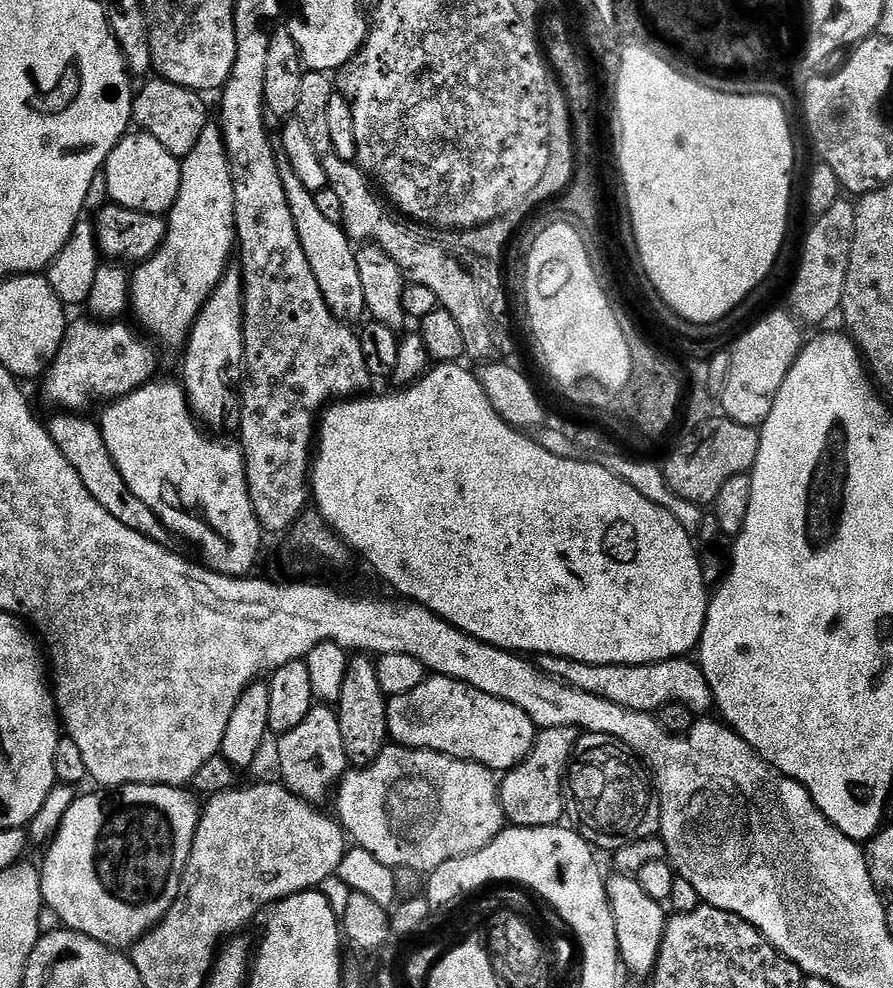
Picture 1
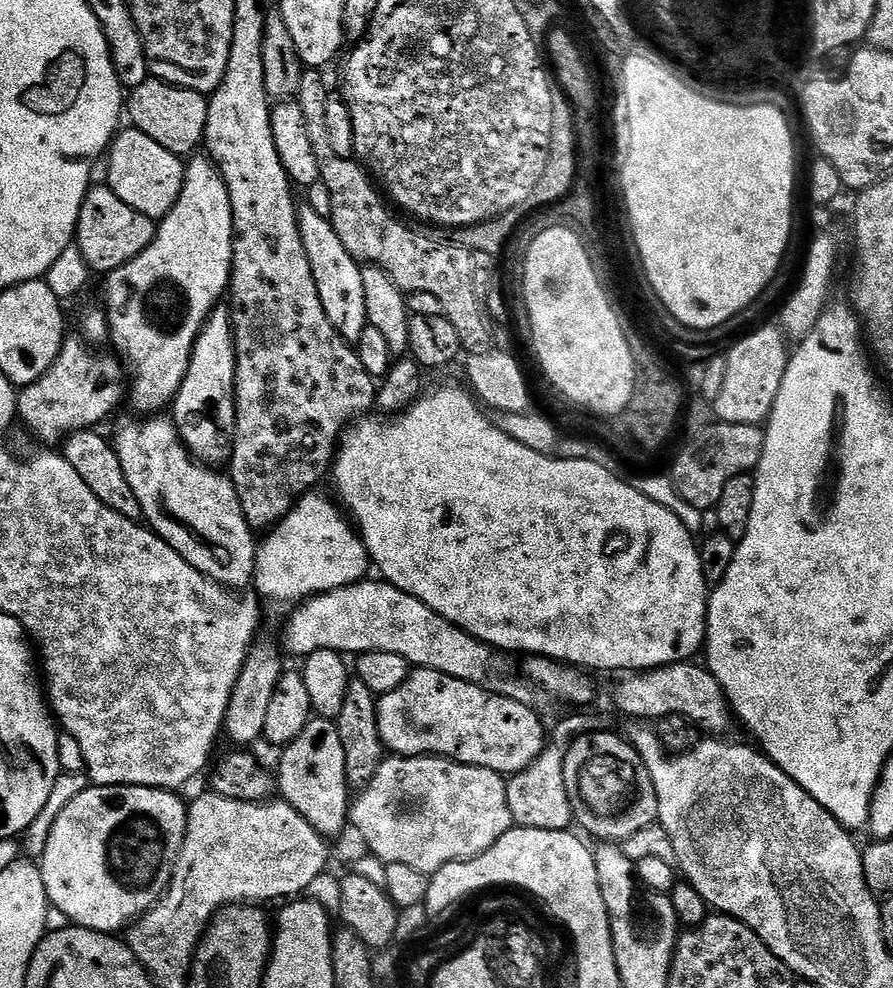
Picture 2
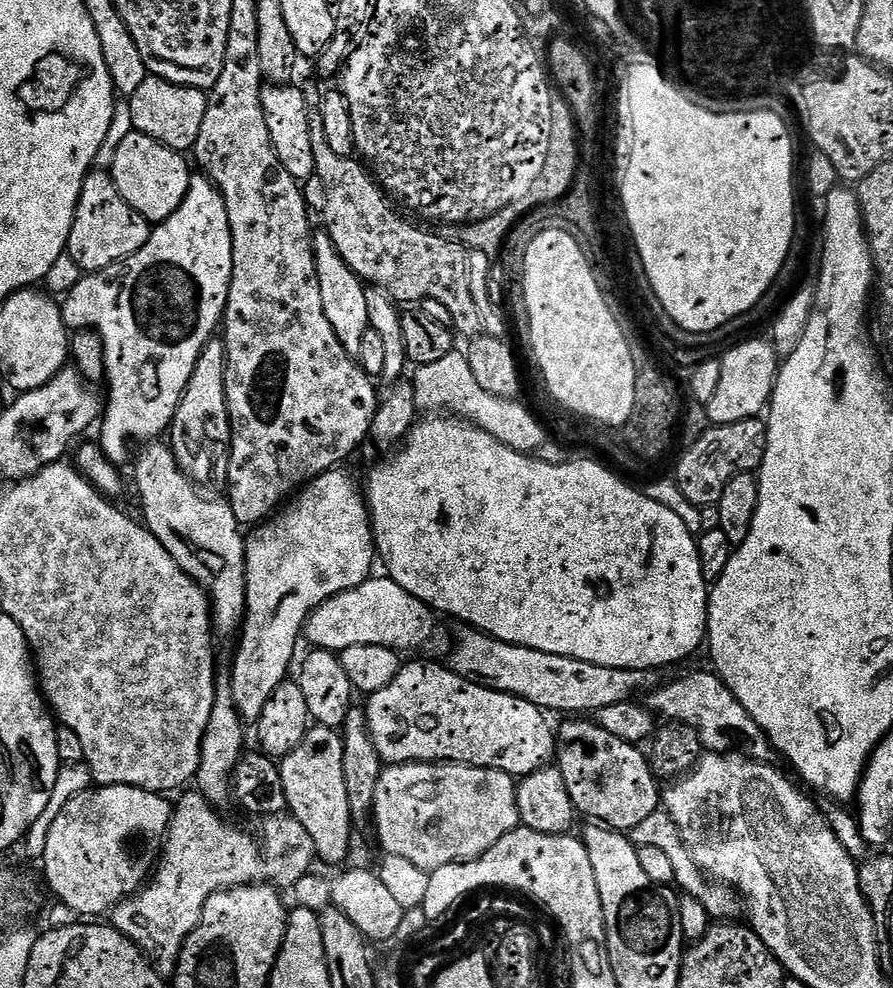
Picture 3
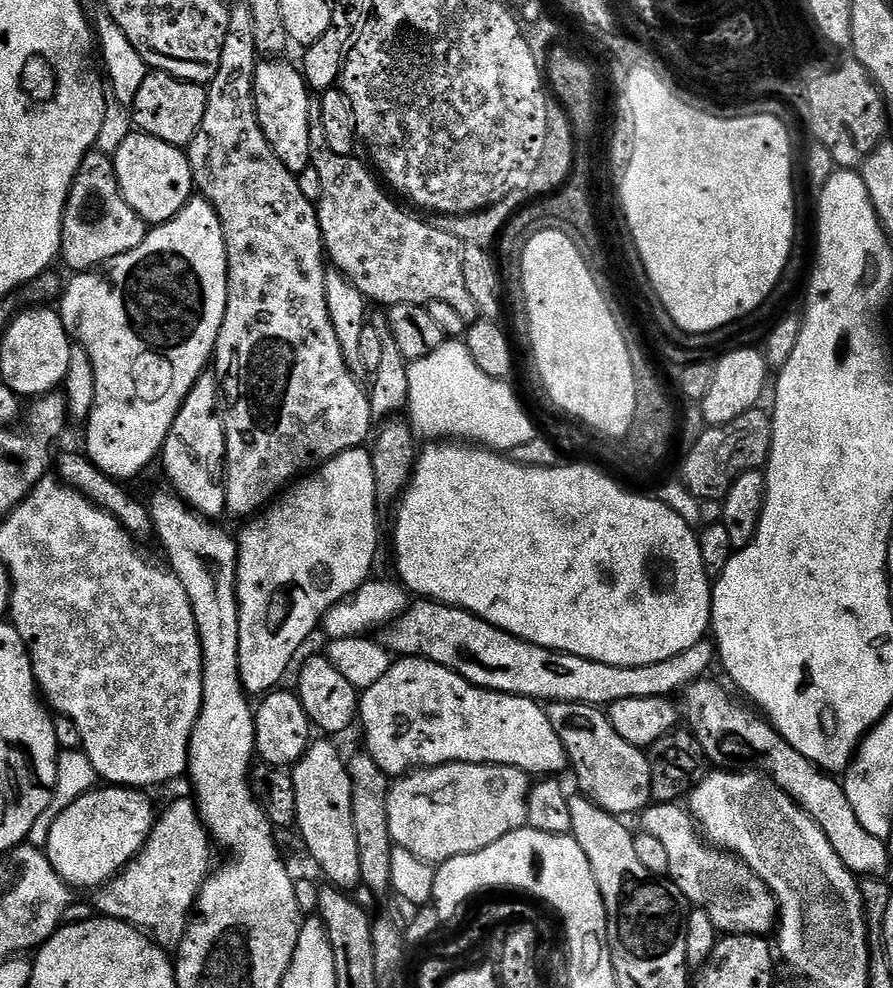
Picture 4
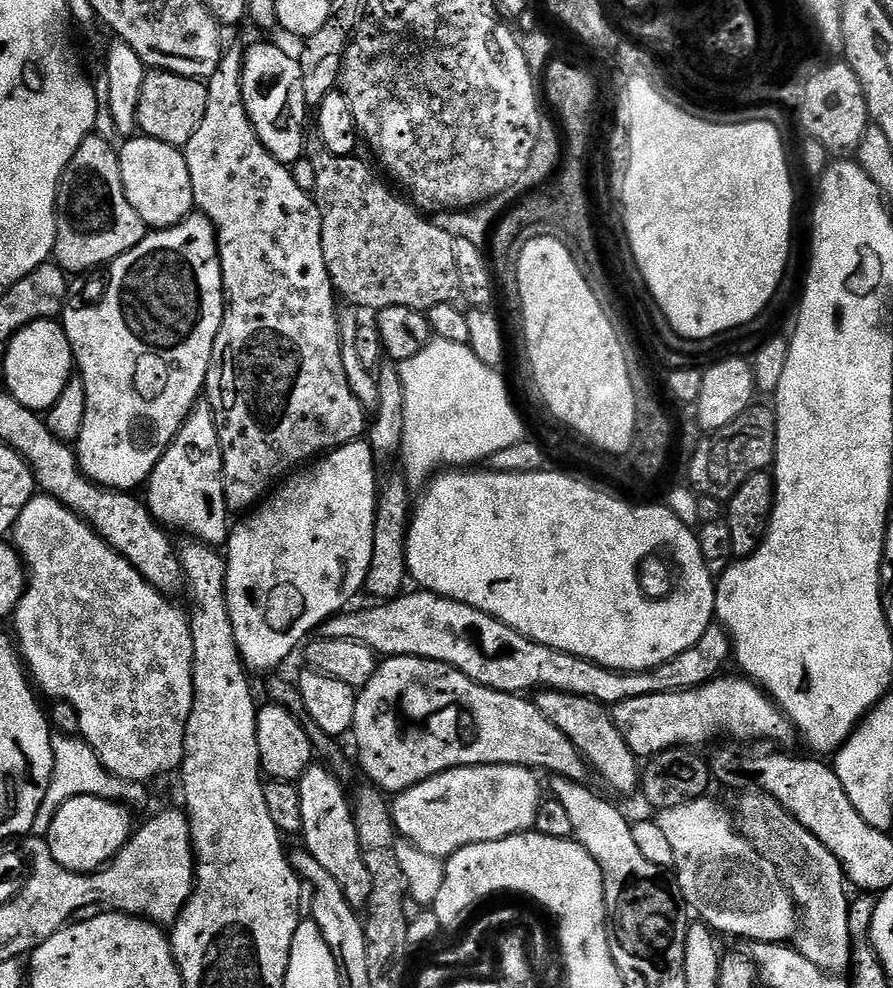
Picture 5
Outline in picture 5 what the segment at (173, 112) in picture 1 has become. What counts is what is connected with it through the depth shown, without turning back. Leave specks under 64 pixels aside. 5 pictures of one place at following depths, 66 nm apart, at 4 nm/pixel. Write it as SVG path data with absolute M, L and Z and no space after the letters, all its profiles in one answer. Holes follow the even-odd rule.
M149 71L142 82L142 98L138 98L137 129L152 140L166 142L170 146L183 149L184 145L190 142L190 138L194 138L194 130L202 126L202 118L206 118L207 97L208 85L204 80L186 78L182 74L173 72Z

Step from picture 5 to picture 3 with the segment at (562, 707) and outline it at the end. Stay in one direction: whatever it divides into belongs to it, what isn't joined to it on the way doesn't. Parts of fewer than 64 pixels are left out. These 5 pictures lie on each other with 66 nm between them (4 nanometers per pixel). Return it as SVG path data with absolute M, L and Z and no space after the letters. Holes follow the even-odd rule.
M568 718L556 737L556 759L562 778L566 782L566 790L570 794L577 813L586 810L586 818L596 814L596 820L602 816L602 824L614 828L617 832L631 833L638 822L650 818L662 804L662 788L658 777L652 770L647 755L640 753L641 749L634 744L627 744L619 734L598 726L588 718Z

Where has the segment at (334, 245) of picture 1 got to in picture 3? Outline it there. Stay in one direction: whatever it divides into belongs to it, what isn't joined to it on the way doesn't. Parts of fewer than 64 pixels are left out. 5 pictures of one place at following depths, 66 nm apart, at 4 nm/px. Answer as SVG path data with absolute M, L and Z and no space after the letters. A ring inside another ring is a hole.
M320 230L312 237L312 253L314 254L314 266L318 278L318 290L322 294L322 310L326 310L326 319L334 334L338 334L338 342L354 358L359 357L362 350L362 338L368 329L370 317L366 307L366 285L359 276L342 262L342 254L334 246L334 242L328 237L327 232Z

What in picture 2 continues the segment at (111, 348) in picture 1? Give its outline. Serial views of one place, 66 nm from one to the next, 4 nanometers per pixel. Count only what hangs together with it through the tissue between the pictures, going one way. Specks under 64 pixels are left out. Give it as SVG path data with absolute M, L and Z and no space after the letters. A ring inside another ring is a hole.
M76 334L69 335L62 350L58 350L58 358L54 358L54 366L50 366L38 382L27 385L19 393L19 423L24 423L44 443L41 445L56 446L73 432L95 429L119 406L123 396L125 399L125 365L115 355L96 357L92 352L95 352L93 345L87 340Z

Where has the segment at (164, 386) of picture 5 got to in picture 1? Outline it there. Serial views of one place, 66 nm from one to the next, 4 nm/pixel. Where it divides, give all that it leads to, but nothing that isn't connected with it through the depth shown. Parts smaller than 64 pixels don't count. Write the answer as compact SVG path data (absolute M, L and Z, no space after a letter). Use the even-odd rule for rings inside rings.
M209 122L202 130L194 150L180 160L180 189L172 211L167 213L168 233L162 246L149 260L130 276L130 312L136 315L135 323L153 341L160 340L168 348L183 349L188 343L194 322L202 306L210 298L214 286L223 278L229 267L228 255L233 255L236 244L236 211L234 210L234 182L228 165L228 151L219 123Z

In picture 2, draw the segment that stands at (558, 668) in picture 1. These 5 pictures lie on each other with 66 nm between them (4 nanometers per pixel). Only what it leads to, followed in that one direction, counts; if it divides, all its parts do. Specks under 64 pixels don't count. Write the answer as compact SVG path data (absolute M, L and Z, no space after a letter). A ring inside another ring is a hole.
M696 662L683 664L668 664L665 668L649 668L647 670L632 670L621 675L620 680L612 688L612 704L624 716L633 716L636 722L655 722L665 714L669 716L681 716L695 724L697 729L704 734L724 734L731 724L734 724L734 713L728 705L726 694L722 686L709 672L707 667L696 665Z

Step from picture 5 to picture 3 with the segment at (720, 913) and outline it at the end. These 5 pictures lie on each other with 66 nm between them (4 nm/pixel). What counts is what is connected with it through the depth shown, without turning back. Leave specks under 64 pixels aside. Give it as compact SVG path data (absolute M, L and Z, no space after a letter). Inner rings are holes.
M657 810L650 814L650 818L645 818L643 822L638 822L630 833L630 839L637 849L644 846L655 846L670 857L670 862L674 865L676 875L675 887L685 896L698 898L702 906L706 906L709 917L716 922L732 922L736 916L742 912L742 897L735 888L728 887L727 884L719 883L704 875L704 871L694 862L688 847L682 842L680 831L676 823L668 817L667 811Z

